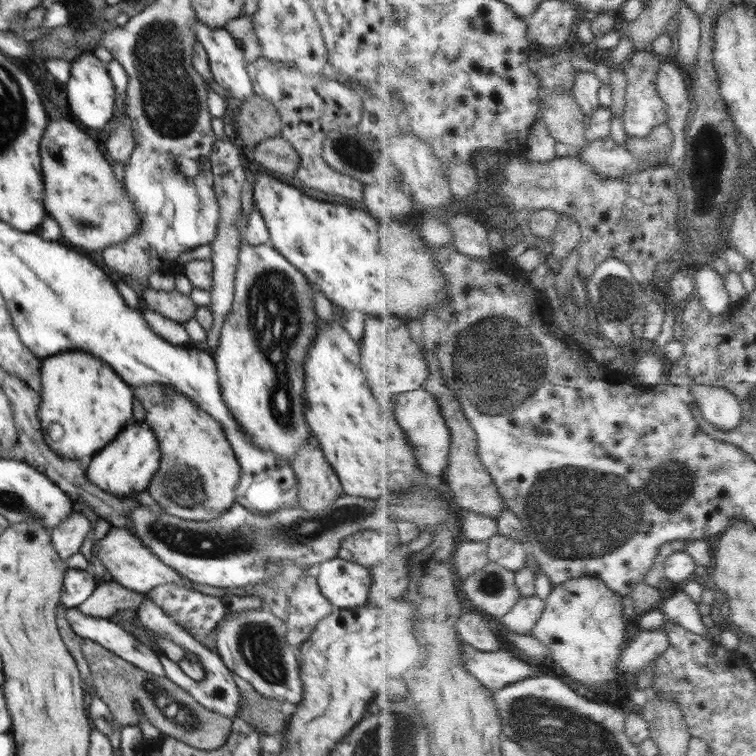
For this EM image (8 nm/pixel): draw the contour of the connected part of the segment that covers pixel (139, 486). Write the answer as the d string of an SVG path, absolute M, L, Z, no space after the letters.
M146 422L130 424L118 436L101 448L88 464L87 479L114 496L130 496L146 491L159 469L161 450L157 436Z

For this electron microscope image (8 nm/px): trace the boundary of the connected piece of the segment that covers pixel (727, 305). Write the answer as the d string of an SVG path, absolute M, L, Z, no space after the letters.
M715 263L706 265L703 269L699 270L696 275L697 281L697 296L704 304L704 308L714 316L730 312L732 310L732 300L730 290L726 286L725 276L722 276L716 268Z

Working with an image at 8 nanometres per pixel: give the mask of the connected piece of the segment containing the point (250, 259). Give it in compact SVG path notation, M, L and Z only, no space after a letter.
M243 242L239 248L238 267L235 279L235 292L234 292L234 304L230 307L230 312L227 314L227 319L222 326L222 332L220 332L220 339L216 350L213 352L216 368L218 371L218 380L220 383L220 391L224 403L228 406L228 410L237 420L237 423L241 427L241 430L245 432L245 435L249 437L249 441L255 444L258 448L275 452L280 458L283 458L291 465L291 461L297 455L299 448L305 445L305 442L311 436L311 430L307 425L305 414L303 411L304 401L303 395L305 392L305 380L304 380L304 356L307 354L307 350L311 347L311 342L316 339L318 332L318 317L316 315L316 308L313 306L313 294L312 284L304 277L304 274L300 273L290 262L281 256L280 253L269 242L260 244L258 246L249 245L248 242Z

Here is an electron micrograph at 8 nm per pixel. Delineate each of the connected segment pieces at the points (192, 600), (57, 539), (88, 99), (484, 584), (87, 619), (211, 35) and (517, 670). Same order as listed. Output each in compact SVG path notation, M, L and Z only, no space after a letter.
M169 582L155 586L150 592L150 599L188 634L191 634L204 647L209 644L211 632L228 613L222 598L203 594L192 588L183 588Z
M73 509L73 513L63 520L62 524L52 531L52 546L60 555L60 558L67 562L68 558L80 550L80 546L91 532L90 522L79 510Z
M93 51L83 53L77 56L71 63L71 75L66 84L66 98L68 106L74 112L76 120L80 120L80 126L88 126L96 130L103 129L113 118L115 109L114 83L106 70L106 64L103 64Z
M491 560L486 568L462 581L462 589L471 606L476 606L478 611L484 608L481 611L494 614L498 622L524 597L517 572L496 561Z
M78 607L67 608L66 619L72 630L82 639L88 638L101 644L106 650L146 672L166 676L158 659L159 653L155 653L111 619L86 616Z
M200 22L194 23L197 40L207 52L213 80L229 92L232 98L245 100L252 95L253 86L247 73L243 49L225 28L212 28Z
M464 644L464 660L473 672L491 690L500 690L508 685L538 675L538 670L506 650L486 652Z

